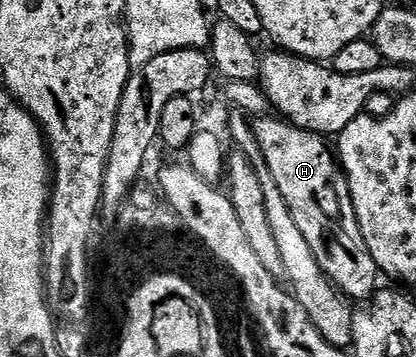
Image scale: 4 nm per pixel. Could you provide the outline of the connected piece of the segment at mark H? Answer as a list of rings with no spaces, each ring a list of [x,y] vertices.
[[[258,116],[252,122],[261,161],[275,179],[291,219],[295,219],[299,231],[303,231],[303,239],[311,243],[311,251],[325,254],[325,237],[332,232],[334,212],[338,207],[350,204],[349,180],[344,175],[338,154],[325,142],[328,140],[322,134],[300,129],[287,120],[269,116]]]

